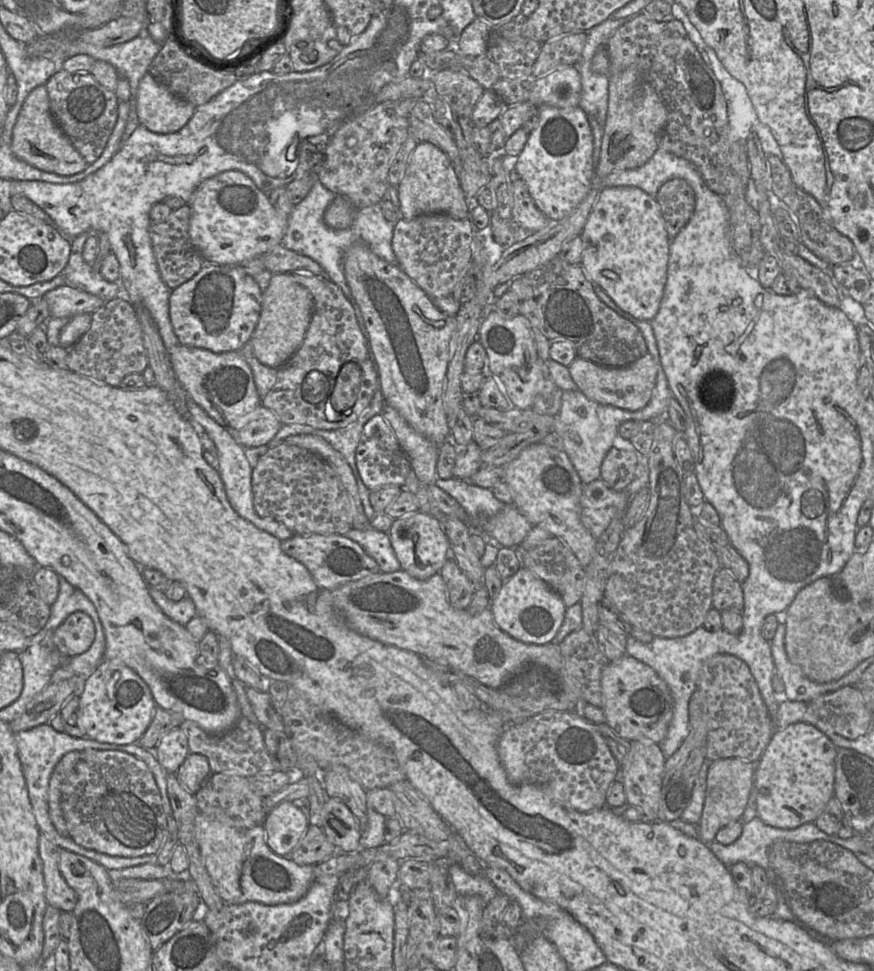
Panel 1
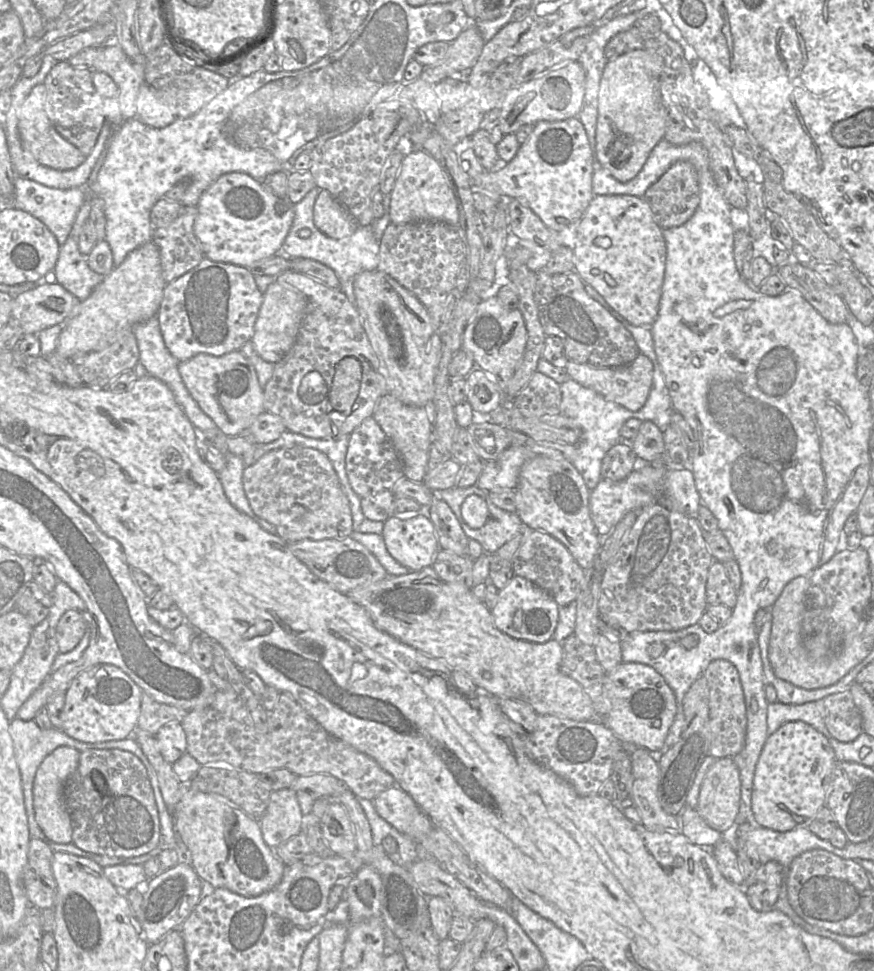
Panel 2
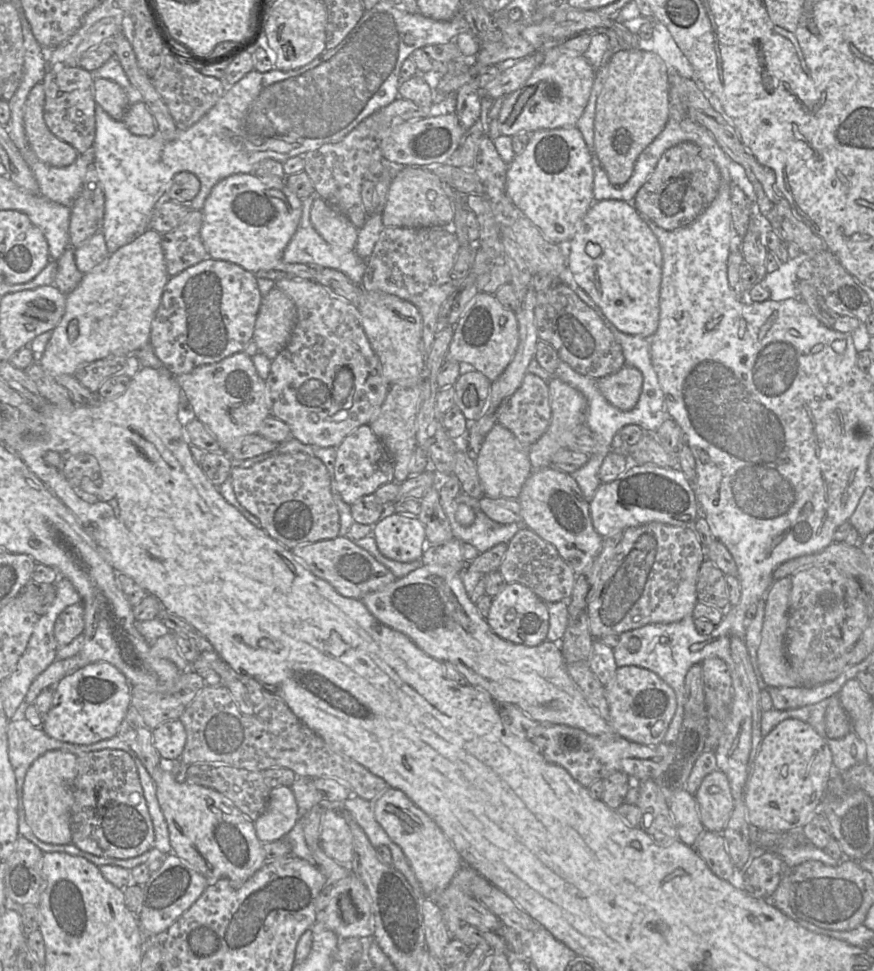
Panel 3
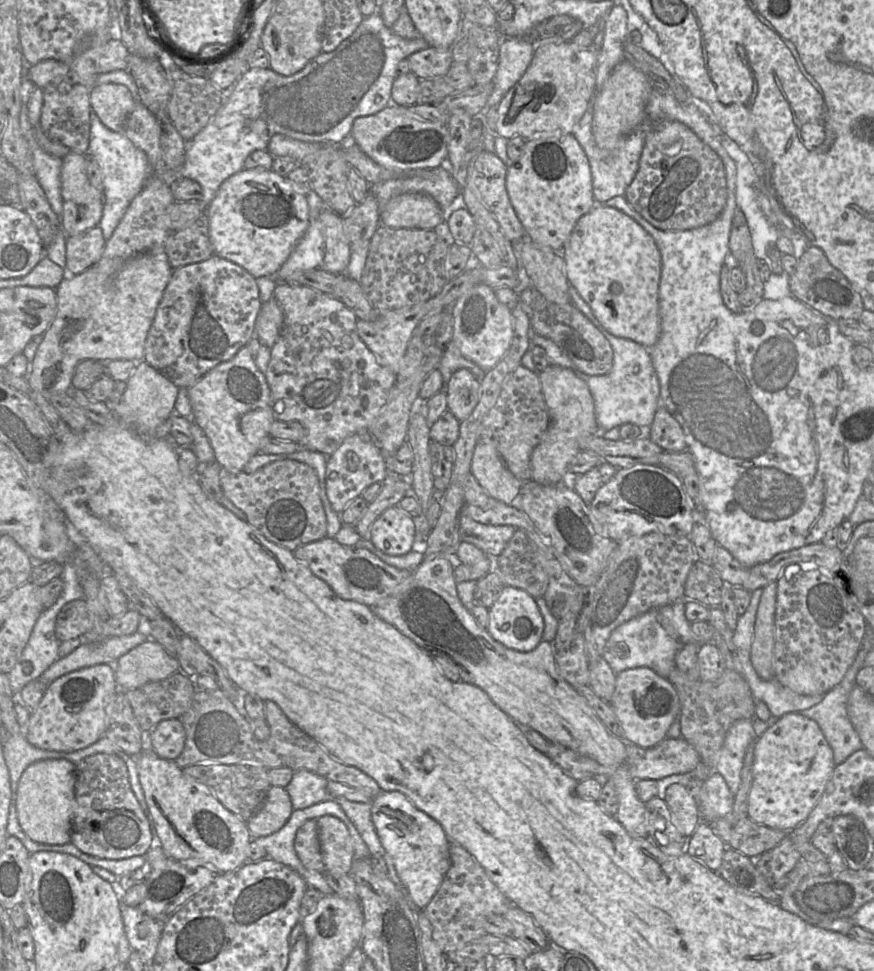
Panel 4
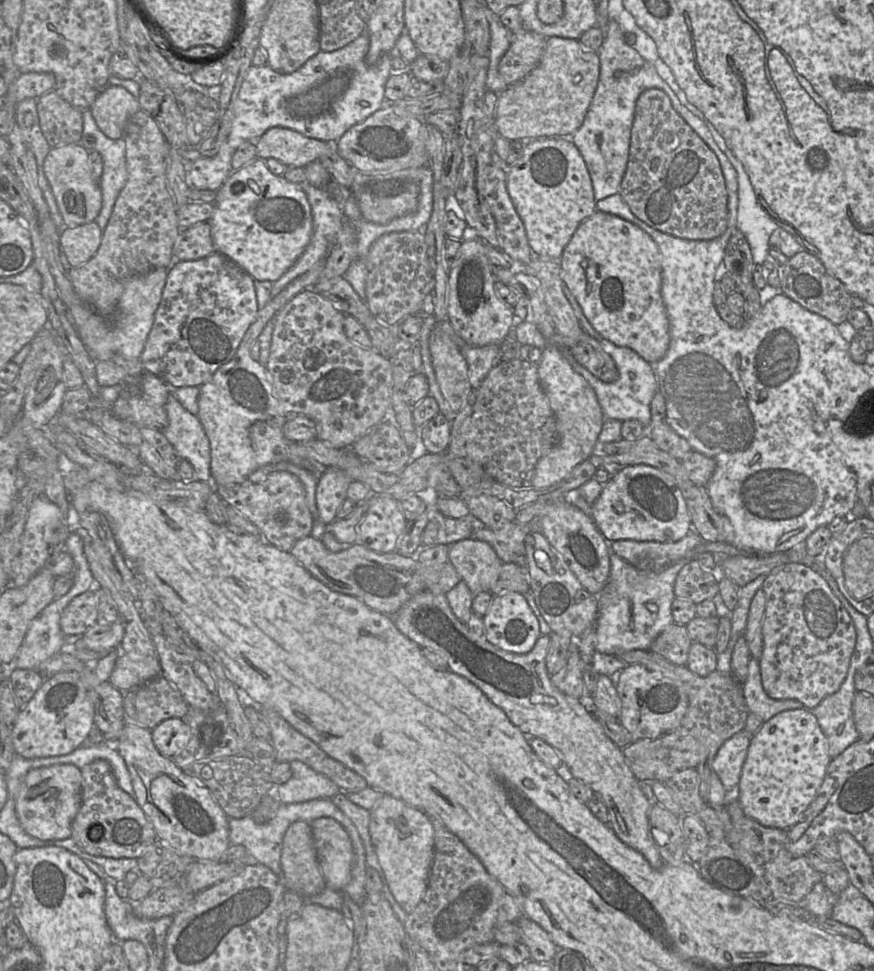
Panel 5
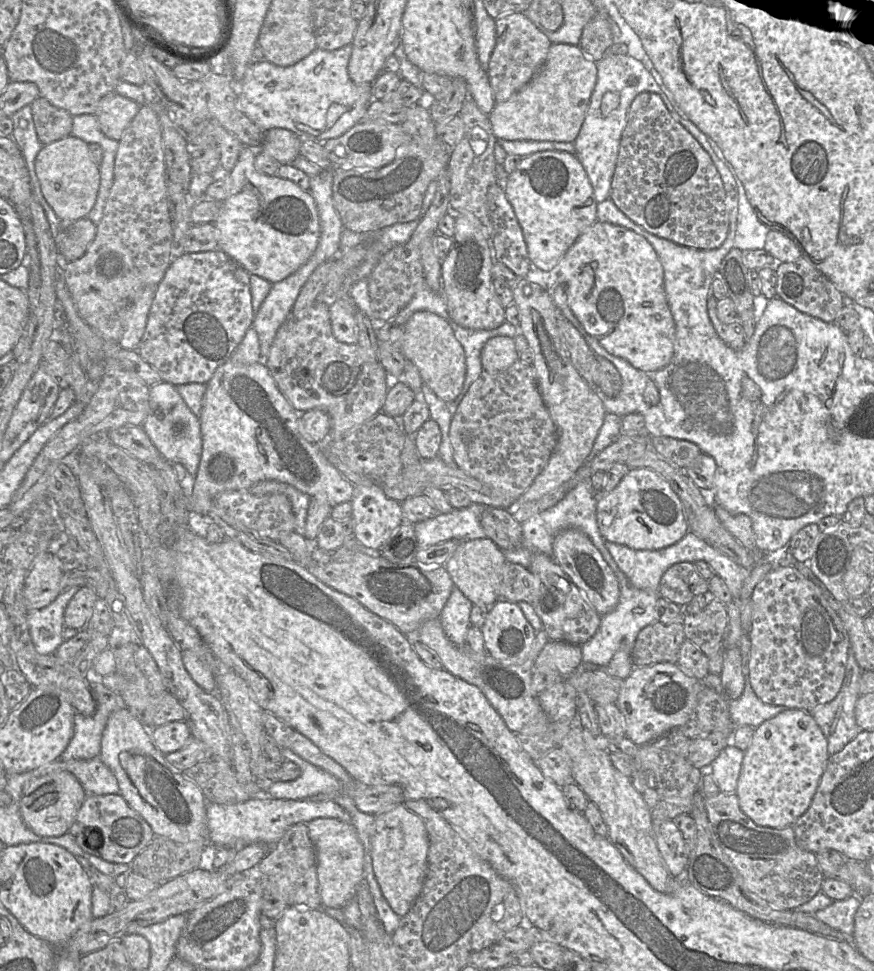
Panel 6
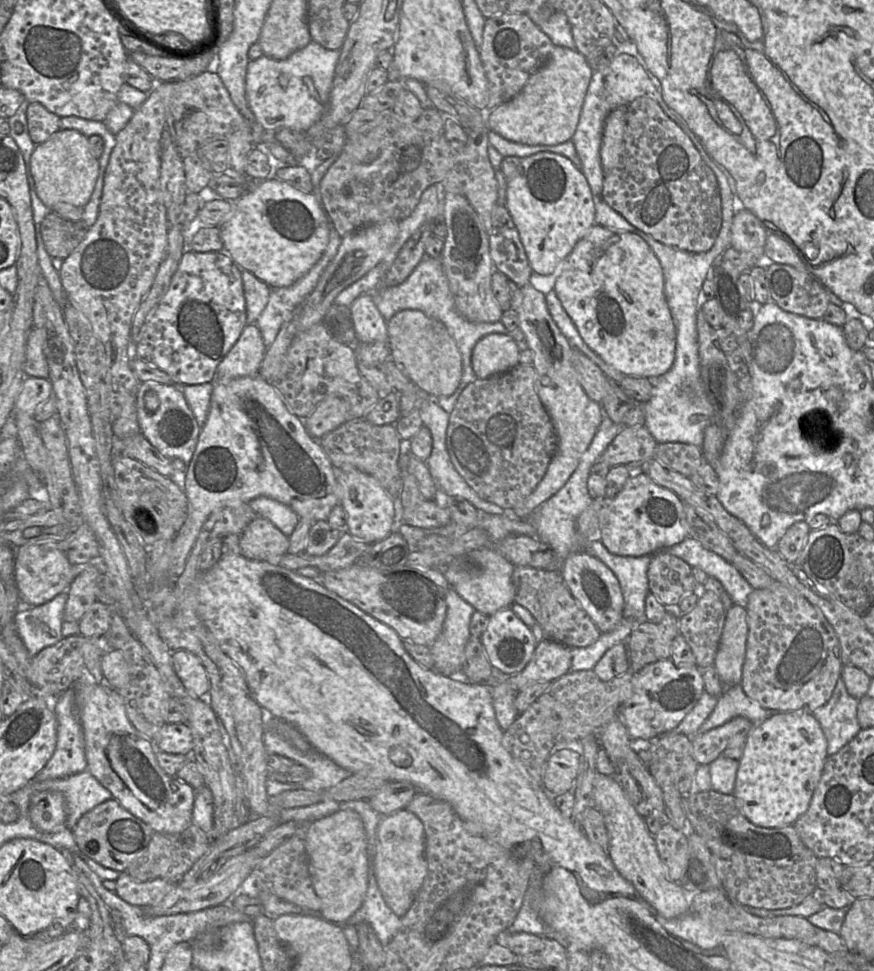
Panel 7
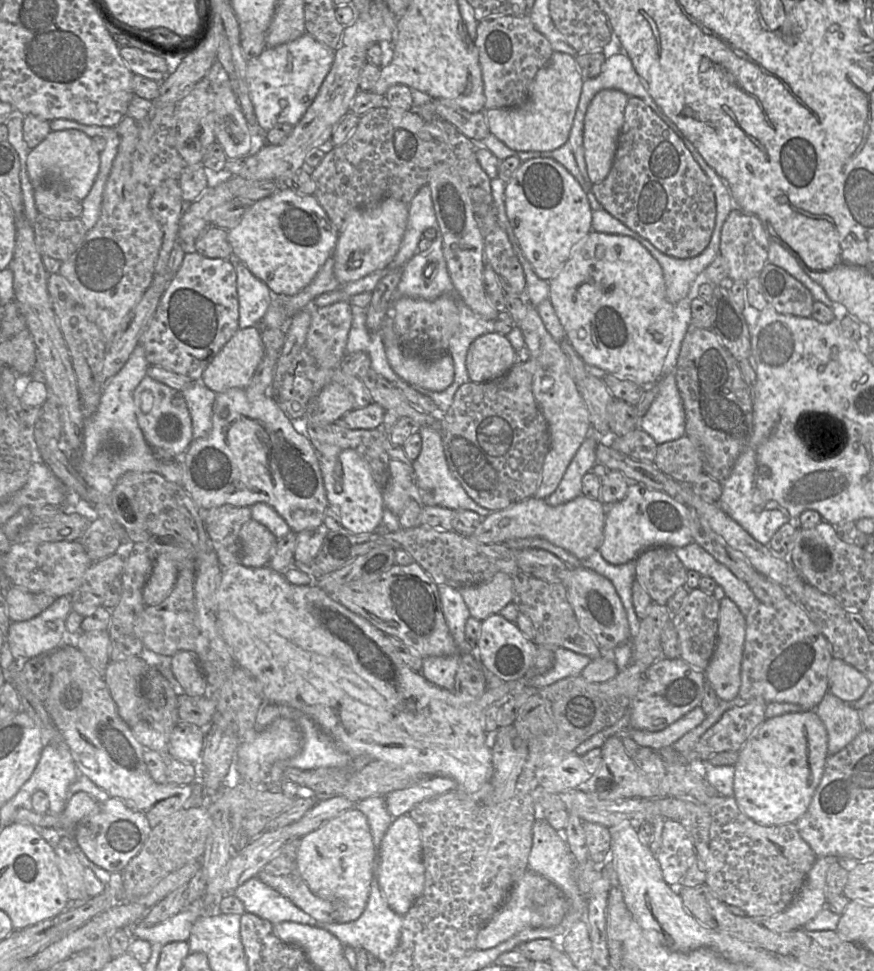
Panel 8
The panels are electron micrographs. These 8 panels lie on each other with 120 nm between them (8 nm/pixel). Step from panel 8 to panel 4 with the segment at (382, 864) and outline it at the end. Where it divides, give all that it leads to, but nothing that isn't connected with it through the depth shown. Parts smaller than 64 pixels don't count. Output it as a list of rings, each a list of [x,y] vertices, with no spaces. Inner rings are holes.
[[[380,791],[371,801],[371,819],[400,880],[416,906],[423,909],[436,894],[450,867],[450,840],[442,826],[399,791]]]

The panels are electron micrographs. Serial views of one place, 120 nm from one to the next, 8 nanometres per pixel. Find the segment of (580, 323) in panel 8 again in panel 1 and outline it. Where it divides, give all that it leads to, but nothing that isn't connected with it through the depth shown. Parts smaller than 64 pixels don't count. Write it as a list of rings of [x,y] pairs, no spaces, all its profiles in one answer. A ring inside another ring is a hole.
[[[605,187],[580,233],[584,244],[581,266],[593,283],[599,285],[625,312],[639,320],[652,321],[659,311],[667,282],[670,239],[655,197],[638,187]]]

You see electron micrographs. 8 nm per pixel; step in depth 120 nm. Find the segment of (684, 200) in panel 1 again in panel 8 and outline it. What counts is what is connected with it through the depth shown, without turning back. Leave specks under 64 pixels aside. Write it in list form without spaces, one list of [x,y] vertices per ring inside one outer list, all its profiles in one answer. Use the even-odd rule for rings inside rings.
[[[629,96],[616,154],[606,178],[592,185],[602,207],[659,251],[676,258],[693,258],[709,244],[716,221],[711,181],[683,140],[641,98]]]

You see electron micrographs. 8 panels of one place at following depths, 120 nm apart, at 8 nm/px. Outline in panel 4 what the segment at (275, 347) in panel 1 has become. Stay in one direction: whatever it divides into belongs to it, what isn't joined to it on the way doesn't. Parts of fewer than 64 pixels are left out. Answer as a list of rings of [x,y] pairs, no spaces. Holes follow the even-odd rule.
[[[273,297],[262,303],[255,323],[255,335],[261,345],[272,348],[276,343],[284,322],[281,306]]]

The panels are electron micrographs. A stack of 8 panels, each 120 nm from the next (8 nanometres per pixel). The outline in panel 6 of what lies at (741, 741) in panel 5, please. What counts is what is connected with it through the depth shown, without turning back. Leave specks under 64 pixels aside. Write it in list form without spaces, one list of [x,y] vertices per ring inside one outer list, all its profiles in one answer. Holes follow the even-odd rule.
[[[730,743],[712,762],[709,772],[721,792],[736,793],[743,758],[744,751]]]

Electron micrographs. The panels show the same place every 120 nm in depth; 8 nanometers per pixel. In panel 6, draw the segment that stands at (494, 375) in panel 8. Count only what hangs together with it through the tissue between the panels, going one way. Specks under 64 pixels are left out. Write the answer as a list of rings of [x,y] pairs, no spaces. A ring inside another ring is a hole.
[[[495,336],[490,338],[481,352],[483,370],[488,373],[498,373],[510,367],[519,360],[514,338]]]

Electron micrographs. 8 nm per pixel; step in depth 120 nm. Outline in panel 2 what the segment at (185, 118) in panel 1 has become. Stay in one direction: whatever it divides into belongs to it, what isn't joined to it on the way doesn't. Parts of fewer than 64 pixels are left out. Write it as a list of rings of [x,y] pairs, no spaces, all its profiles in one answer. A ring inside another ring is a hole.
[[[144,83],[136,98],[137,118],[154,128],[163,128],[173,123],[177,116],[170,107],[160,100]]]

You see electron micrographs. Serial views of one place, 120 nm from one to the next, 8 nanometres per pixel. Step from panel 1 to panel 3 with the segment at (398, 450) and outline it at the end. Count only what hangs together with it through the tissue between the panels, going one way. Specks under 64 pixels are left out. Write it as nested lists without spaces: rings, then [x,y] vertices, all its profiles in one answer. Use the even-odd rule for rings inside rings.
[[[369,424],[358,427],[337,446],[334,479],[339,494],[349,505],[364,495],[375,493],[383,484],[394,481],[393,458]]]

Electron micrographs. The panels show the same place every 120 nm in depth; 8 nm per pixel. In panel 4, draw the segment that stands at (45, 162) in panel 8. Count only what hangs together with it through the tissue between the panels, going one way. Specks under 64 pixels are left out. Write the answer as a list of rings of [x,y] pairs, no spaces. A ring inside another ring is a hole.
[[[70,151],[62,158],[61,196],[61,229],[67,236],[98,226],[103,212],[103,193],[88,180],[85,154]]]

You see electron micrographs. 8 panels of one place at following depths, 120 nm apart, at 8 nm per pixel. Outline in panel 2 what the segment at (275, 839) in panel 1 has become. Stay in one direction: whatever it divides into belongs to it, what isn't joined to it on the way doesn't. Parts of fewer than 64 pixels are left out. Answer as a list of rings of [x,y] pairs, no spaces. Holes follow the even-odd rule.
[[[291,788],[272,791],[259,825],[264,842],[272,849],[302,831],[304,815]]]

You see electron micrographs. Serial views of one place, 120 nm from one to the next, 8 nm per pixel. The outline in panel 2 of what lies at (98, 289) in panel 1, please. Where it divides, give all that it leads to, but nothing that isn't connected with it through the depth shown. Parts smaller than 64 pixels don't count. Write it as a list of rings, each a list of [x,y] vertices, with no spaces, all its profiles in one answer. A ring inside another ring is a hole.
[[[90,199],[85,200],[77,212],[72,229],[60,247],[59,256],[53,271],[52,280],[62,285],[79,301],[85,300],[104,276],[90,269],[86,257],[78,248],[79,236],[83,224],[90,213]]]

